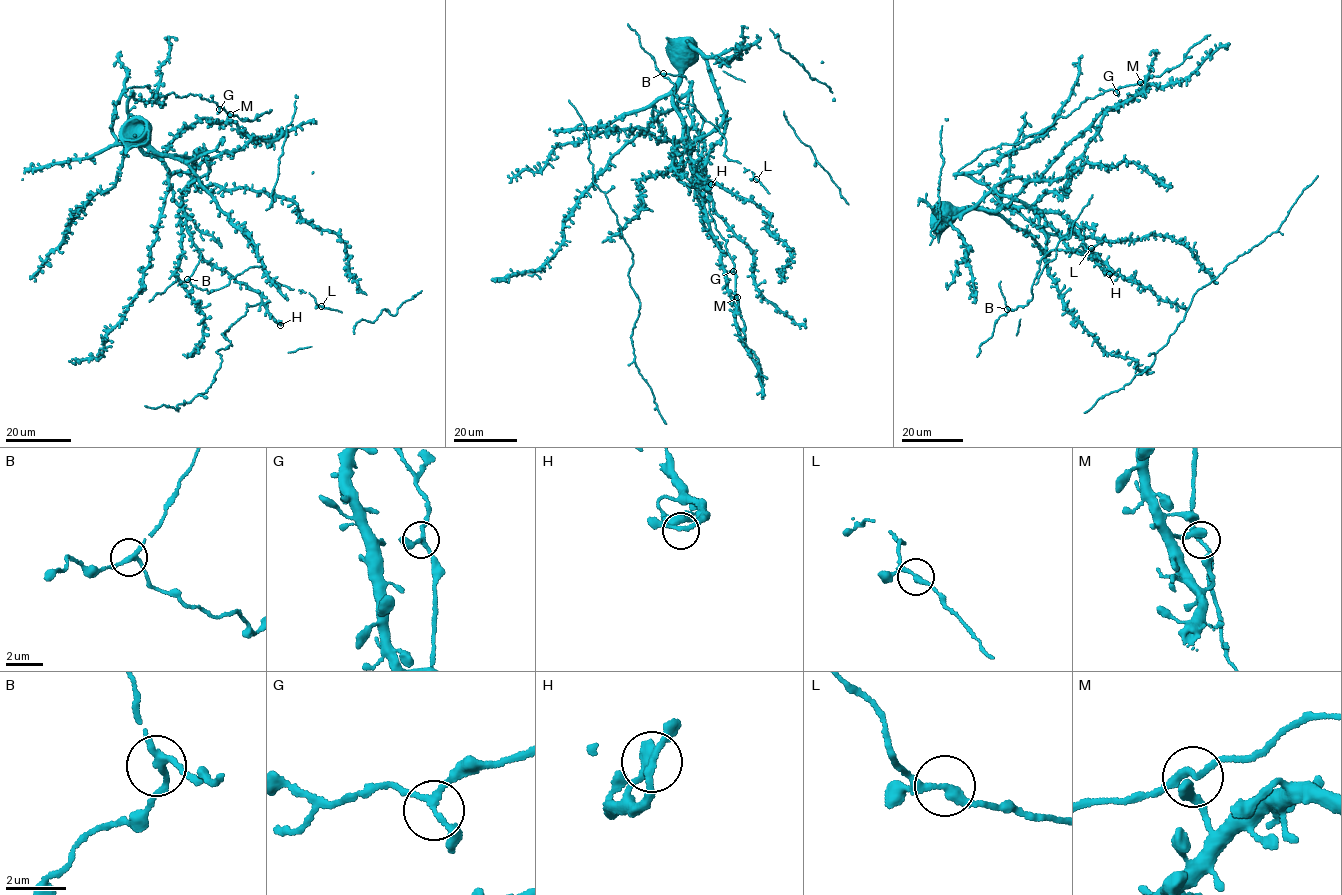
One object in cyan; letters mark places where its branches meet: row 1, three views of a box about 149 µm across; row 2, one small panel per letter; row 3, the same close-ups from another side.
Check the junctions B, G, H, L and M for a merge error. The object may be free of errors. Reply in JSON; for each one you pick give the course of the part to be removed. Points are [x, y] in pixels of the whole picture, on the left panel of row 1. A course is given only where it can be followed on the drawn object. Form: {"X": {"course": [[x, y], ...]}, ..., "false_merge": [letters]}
{"false_merge": []}

